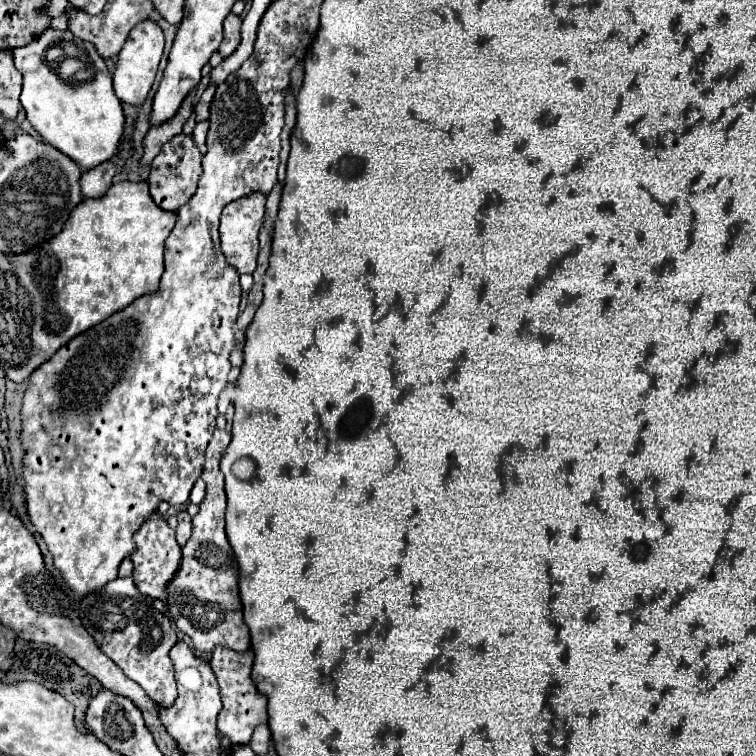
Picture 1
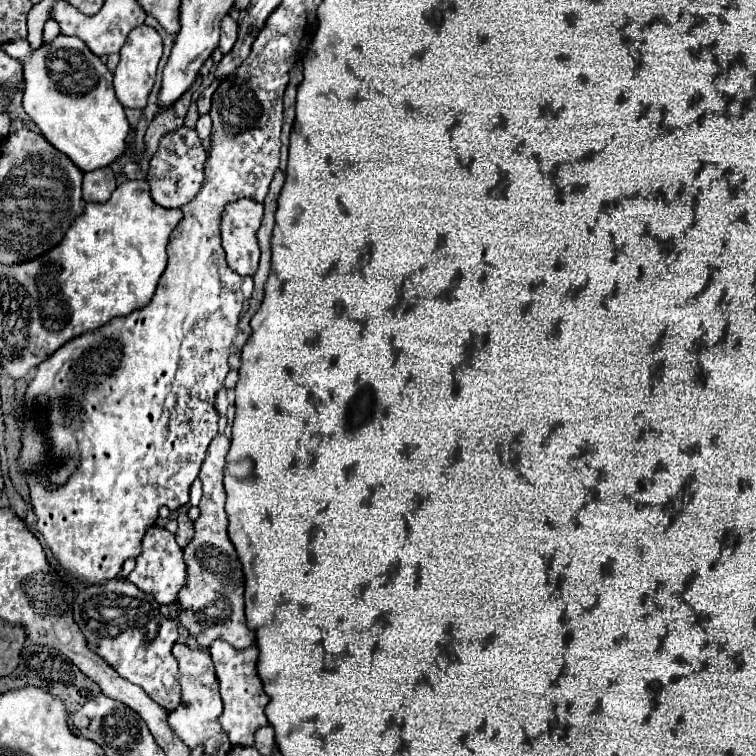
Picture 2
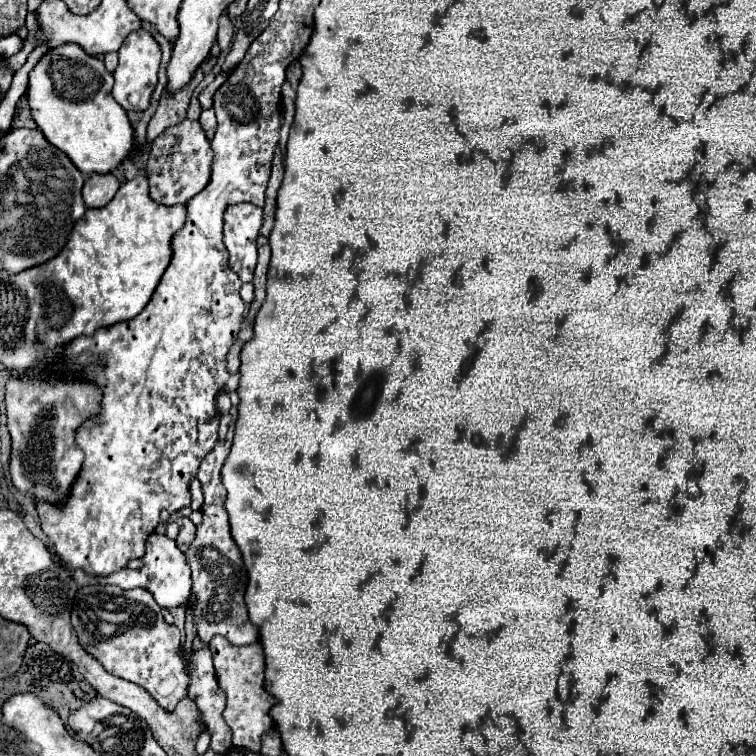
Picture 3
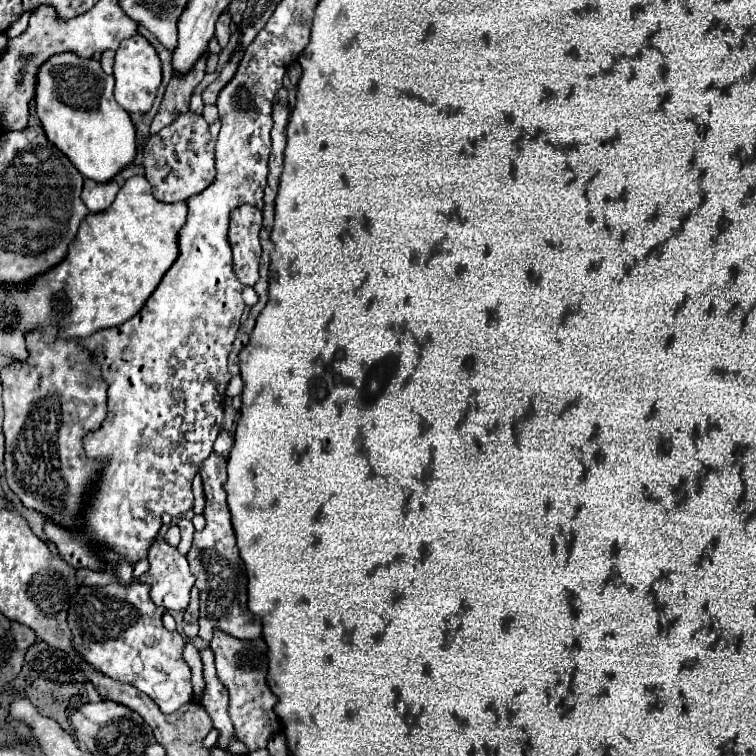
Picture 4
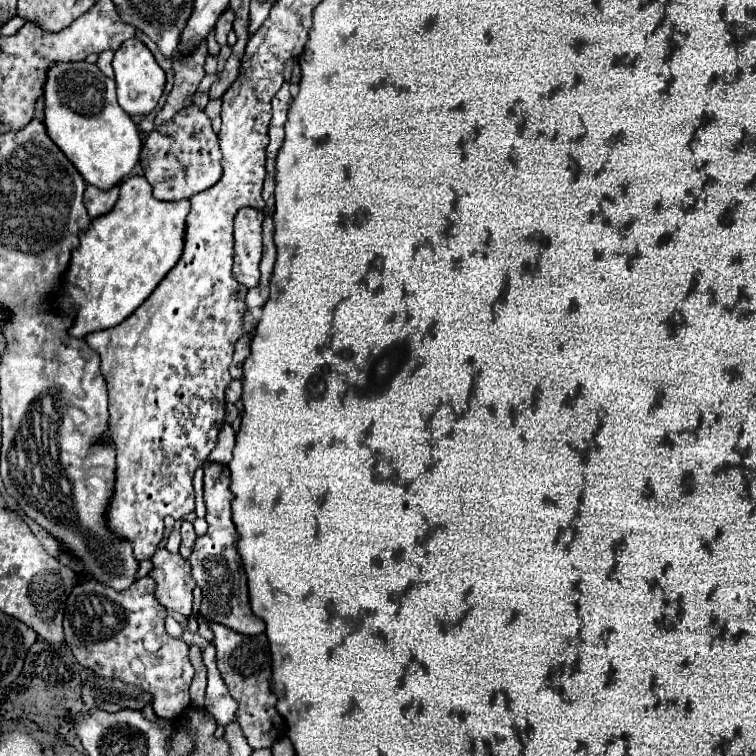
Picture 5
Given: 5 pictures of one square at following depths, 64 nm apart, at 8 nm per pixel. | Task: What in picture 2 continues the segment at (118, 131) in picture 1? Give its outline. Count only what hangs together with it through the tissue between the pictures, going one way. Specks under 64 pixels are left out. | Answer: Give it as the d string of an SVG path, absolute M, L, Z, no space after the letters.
M58 34L40 48L30 48L28 40L14 40L2 48L18 60L24 70L24 110L40 128L42 136L64 152L82 170L108 166L124 152L124 138L130 130L124 106L112 88L112 74L106 64L74 36Z

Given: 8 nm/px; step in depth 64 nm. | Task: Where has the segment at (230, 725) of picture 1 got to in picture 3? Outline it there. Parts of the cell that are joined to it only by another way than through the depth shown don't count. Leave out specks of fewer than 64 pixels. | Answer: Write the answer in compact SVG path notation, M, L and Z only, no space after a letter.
M224 636L212 638L210 650L214 654L214 668L220 682L220 688L226 692L226 710L224 720L232 730L232 744L236 748L246 750L260 750L260 736L274 726L272 718L268 716L268 710L276 702L266 690L264 690L264 654L260 642L254 642L250 646L232 646Z

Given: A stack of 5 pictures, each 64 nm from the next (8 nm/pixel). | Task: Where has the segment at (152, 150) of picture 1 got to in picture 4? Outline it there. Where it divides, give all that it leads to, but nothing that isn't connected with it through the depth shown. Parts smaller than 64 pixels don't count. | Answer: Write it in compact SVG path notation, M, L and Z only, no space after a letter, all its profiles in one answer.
M202 56L198 60L198 64L194 64L194 68L186 76L176 76L176 74L172 76L172 80L170 80L166 92L164 92L160 110L158 110L158 114L152 120L152 126L150 126L150 134L152 136L156 132L160 132L162 128L170 126L180 114L188 112L190 96L192 96L194 88L204 78L204 66L206 66L206 56Z

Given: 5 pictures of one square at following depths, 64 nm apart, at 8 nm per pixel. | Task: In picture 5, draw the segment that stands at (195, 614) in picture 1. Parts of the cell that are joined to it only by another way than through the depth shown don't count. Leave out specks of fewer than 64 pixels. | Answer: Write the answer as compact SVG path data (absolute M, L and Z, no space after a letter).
M208 462L204 466L204 500L206 500L206 522L208 522L208 532L204 536L198 536L194 542L194 550L190 554L190 566L192 566L192 576L196 584L202 588L202 606L200 606L200 636L206 640L212 638L212 630L208 622L218 622L226 628L232 628L234 632L246 634L246 636L256 636L264 632L264 620L250 614L250 602L248 602L248 588L246 588L246 574L242 568L242 560L236 552L236 540L238 534L232 524L232 512L230 512L230 502L232 502L232 492L228 490L230 484L230 472L226 464L220 462Z

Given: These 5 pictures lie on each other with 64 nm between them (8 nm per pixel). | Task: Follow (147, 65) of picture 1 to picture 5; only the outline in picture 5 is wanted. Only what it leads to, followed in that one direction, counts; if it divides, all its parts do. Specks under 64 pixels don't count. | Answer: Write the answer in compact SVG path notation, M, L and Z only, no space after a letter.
M130 38L126 40L118 50L116 56L112 60L114 72L116 72L116 86L118 86L118 104L130 114L142 114L146 116L148 112L154 110L158 98L162 96L164 90L164 70L158 66L158 62L154 60L152 52L146 48L144 42L140 42L138 38Z

